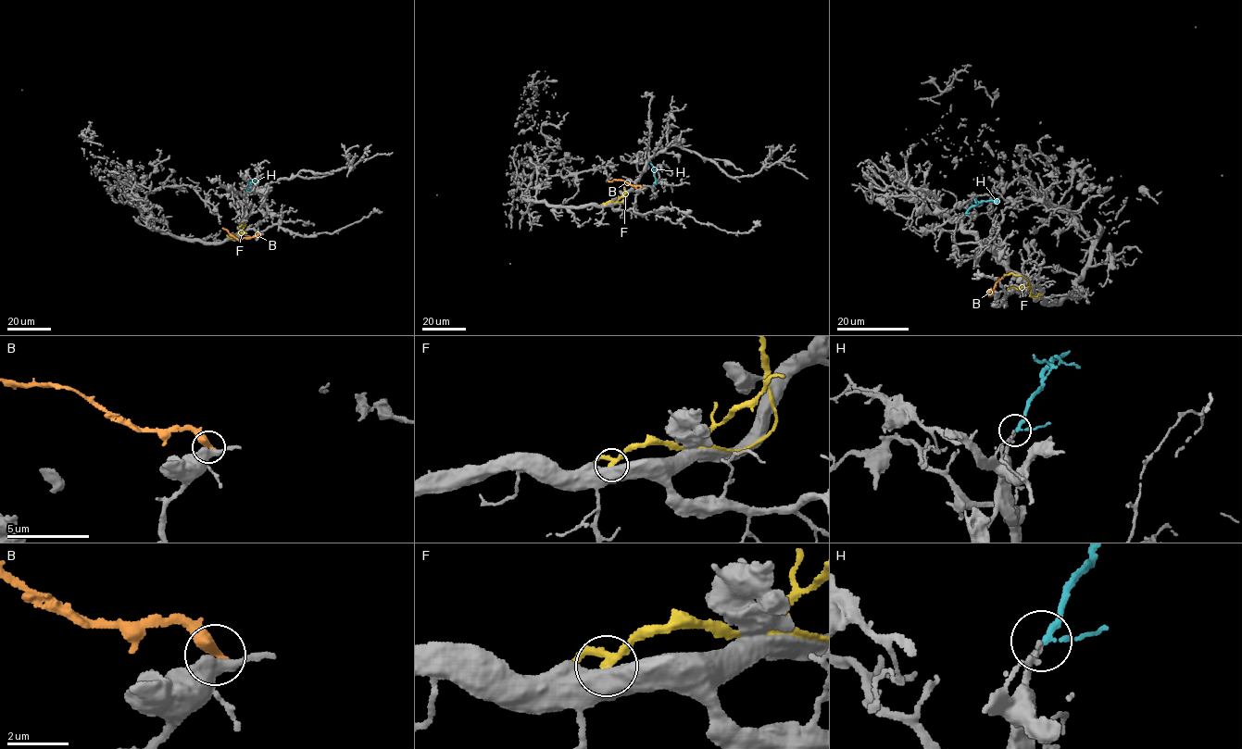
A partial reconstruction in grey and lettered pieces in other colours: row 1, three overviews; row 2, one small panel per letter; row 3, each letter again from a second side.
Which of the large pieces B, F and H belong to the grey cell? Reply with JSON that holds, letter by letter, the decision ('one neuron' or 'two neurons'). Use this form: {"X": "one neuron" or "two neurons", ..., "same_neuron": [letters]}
{"B": "two neurons", "F": "two neurons", "H": "one neuron", "same_neuron": ["H"]}

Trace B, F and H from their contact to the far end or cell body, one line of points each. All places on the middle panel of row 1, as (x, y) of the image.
B: (641, 188), (623, 181), (608, 181)
F: (604, 205), (626, 199), (623, 187)
H: (650, 163), (657, 184)

